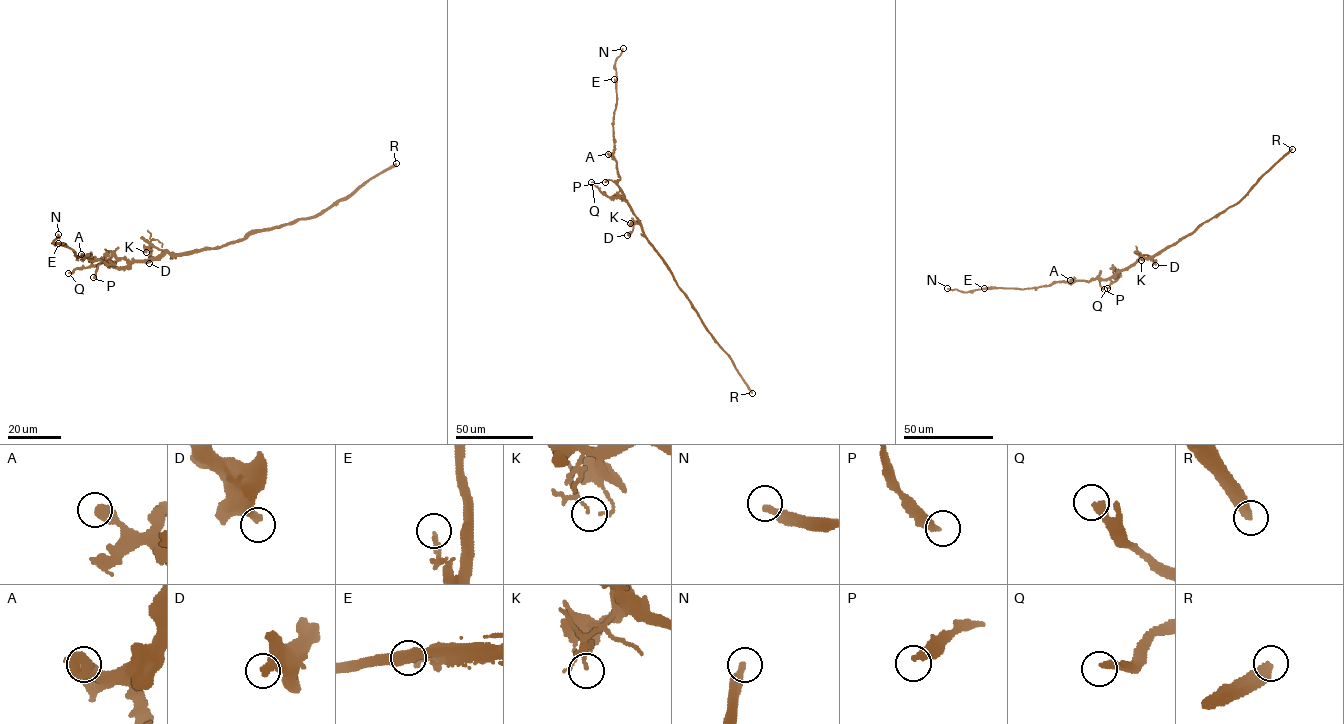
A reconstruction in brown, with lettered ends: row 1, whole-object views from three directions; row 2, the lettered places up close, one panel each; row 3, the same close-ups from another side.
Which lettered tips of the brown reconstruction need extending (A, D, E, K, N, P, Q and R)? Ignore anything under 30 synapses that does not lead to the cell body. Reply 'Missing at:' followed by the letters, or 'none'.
Missing at: N

